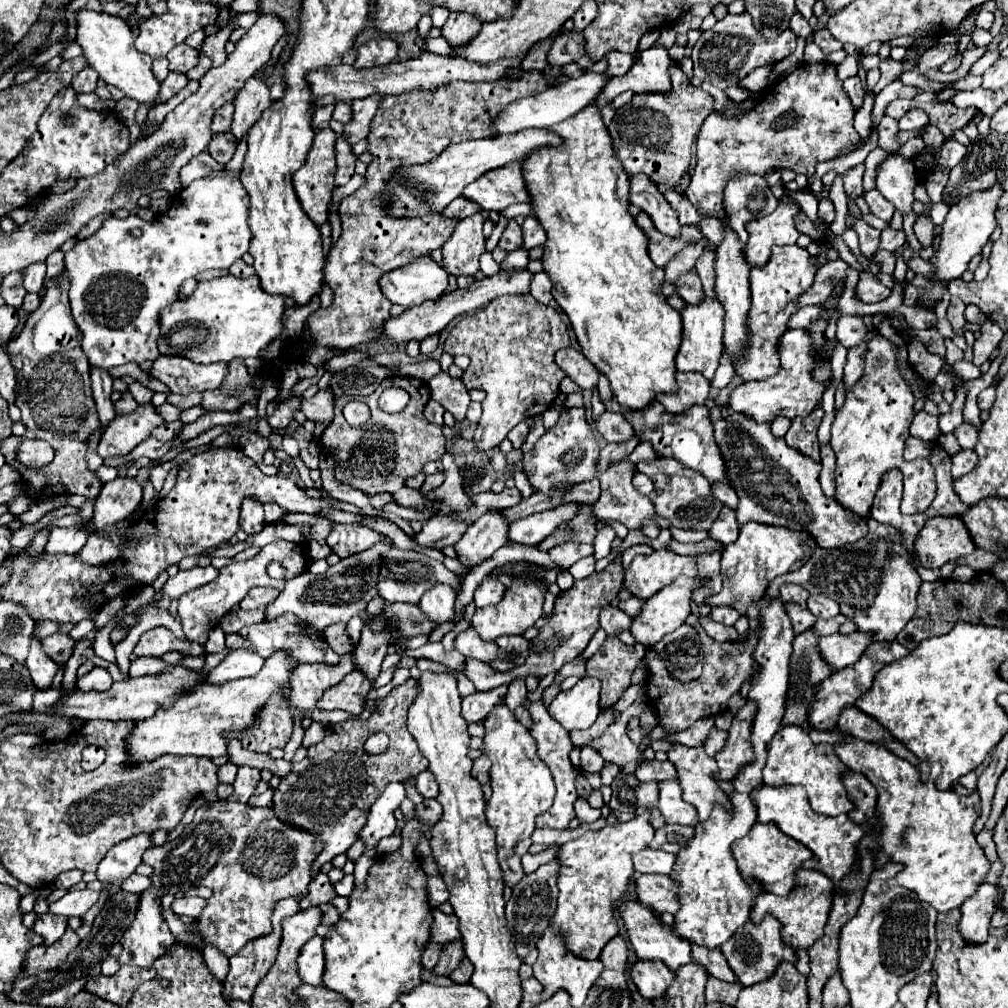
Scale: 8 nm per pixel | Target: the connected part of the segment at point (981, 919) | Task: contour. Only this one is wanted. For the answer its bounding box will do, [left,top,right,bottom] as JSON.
[959,883,997,943]

